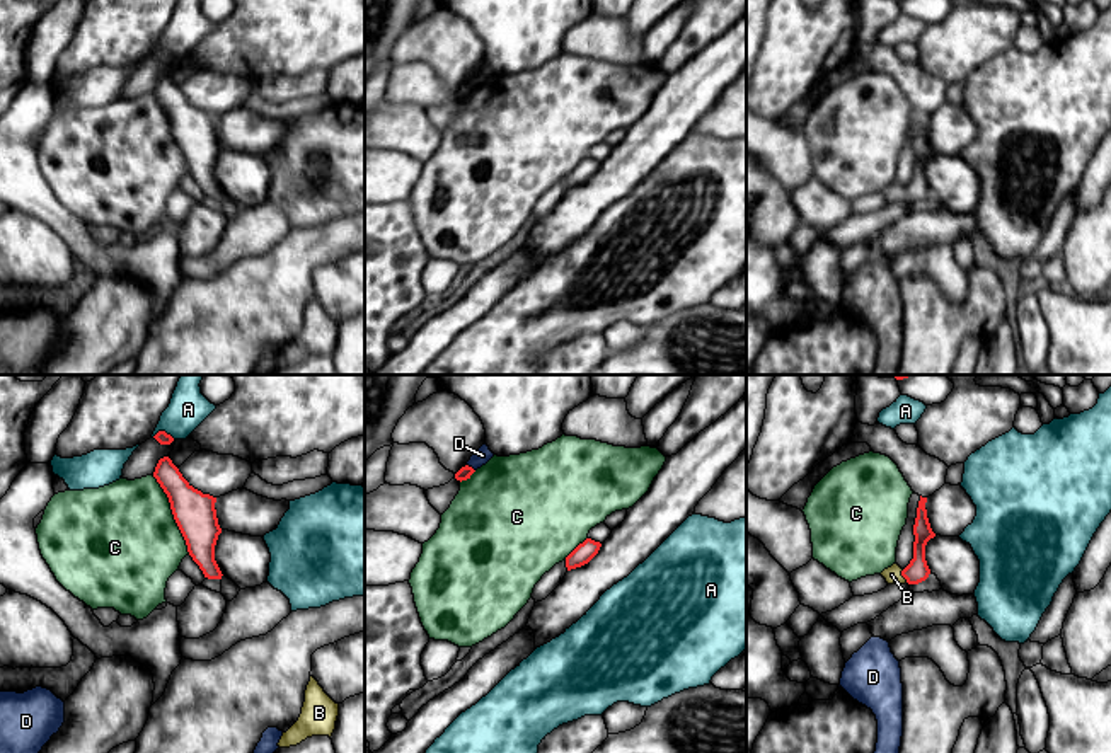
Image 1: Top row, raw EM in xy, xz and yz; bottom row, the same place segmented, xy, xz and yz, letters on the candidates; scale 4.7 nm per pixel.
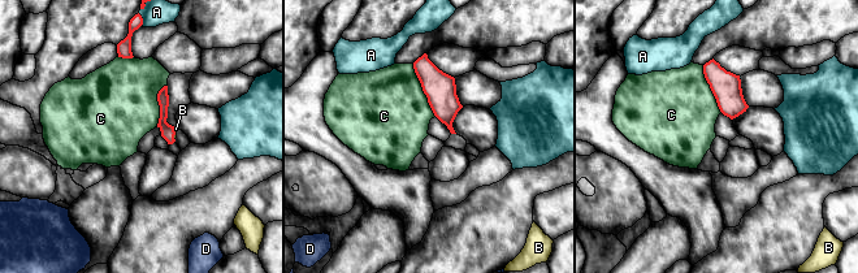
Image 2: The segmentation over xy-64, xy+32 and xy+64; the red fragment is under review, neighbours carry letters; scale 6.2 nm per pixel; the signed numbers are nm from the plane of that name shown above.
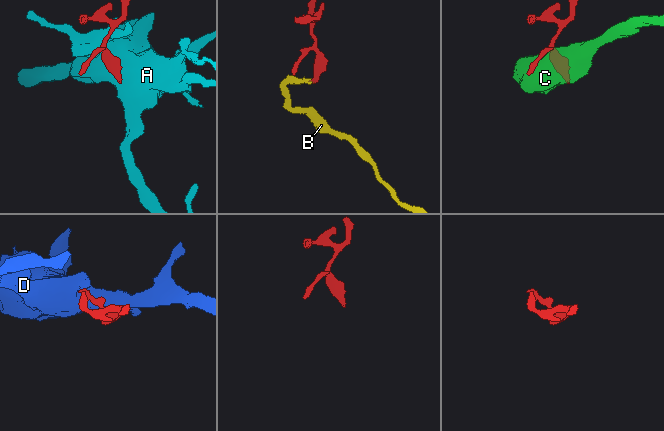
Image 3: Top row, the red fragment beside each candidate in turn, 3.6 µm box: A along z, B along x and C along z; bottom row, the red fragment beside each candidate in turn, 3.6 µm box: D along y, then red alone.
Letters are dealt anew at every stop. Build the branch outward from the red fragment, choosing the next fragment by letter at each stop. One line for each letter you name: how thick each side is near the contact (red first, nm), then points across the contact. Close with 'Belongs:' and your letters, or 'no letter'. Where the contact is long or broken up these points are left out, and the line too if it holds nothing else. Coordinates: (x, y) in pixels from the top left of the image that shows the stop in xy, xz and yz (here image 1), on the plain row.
B: calibres 110 and 80 nm; way yz (917, 189), (903, 195), (892, 193)
Belongs: B

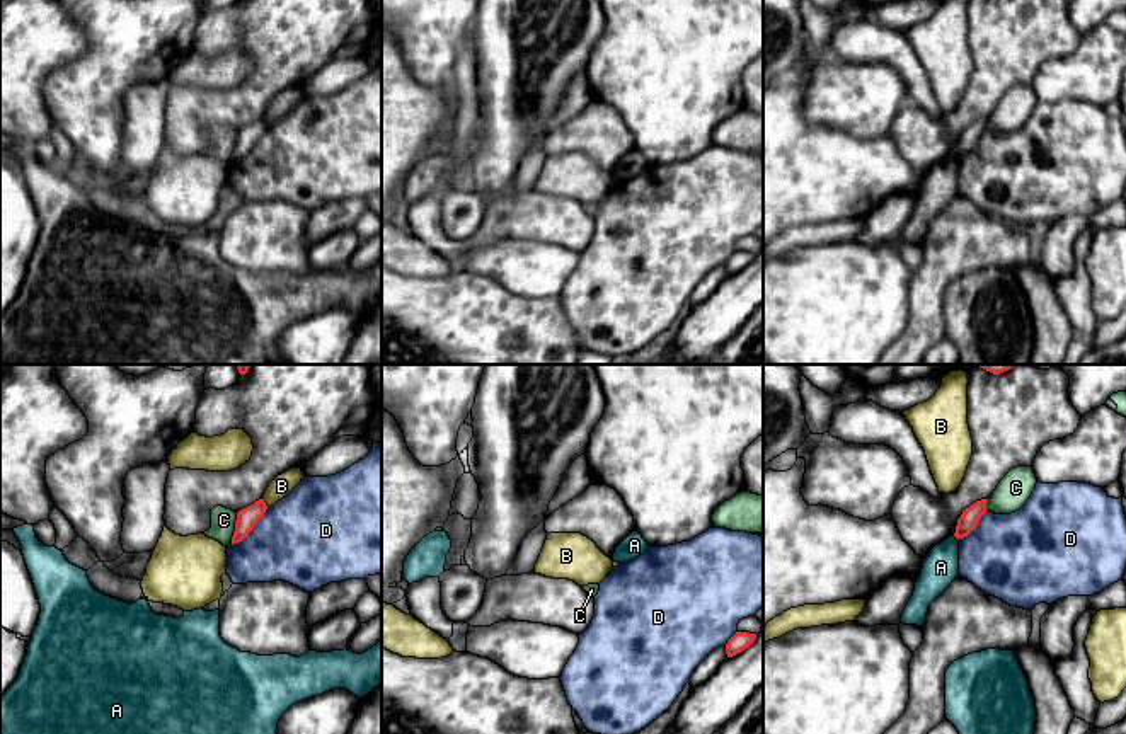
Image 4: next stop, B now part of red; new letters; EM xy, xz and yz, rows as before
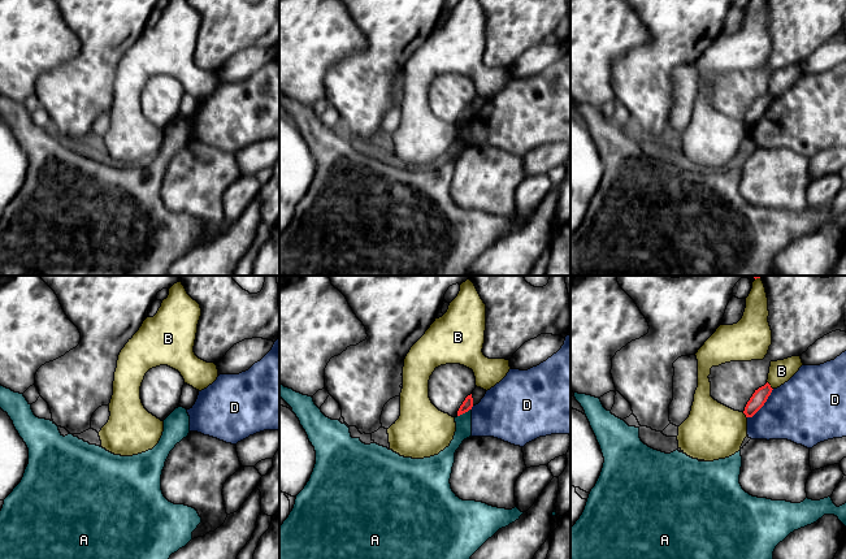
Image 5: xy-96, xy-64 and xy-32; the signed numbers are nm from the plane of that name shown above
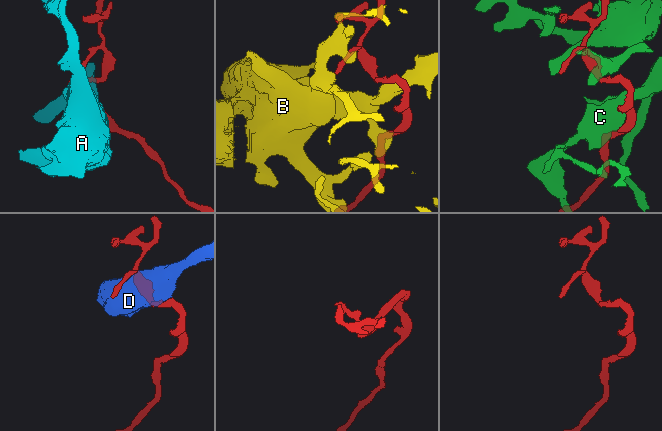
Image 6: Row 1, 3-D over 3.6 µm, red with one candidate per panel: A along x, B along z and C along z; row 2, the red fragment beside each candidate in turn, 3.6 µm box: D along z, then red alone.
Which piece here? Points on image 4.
Belongs: no letter

